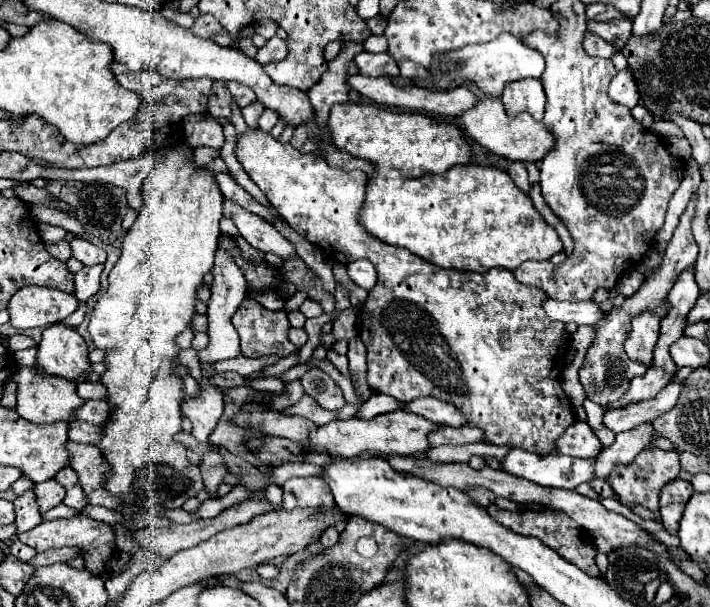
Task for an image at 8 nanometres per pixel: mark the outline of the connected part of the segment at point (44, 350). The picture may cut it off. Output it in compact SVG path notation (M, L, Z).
M56 322L44 330L36 364L48 374L74 380L90 370L88 344L76 328Z

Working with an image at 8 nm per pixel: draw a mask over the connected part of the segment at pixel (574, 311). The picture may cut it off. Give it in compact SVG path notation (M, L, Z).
M544 300L542 310L552 320L560 322L576 322L576 324L598 324L598 320L604 316L594 300L588 302L558 302L558 300Z

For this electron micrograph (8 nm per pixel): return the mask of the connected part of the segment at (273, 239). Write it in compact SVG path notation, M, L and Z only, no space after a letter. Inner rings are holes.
M224 200L224 216L232 218L240 236L252 246L262 252L276 252L278 256L294 254L294 246L264 218L244 210L232 200Z

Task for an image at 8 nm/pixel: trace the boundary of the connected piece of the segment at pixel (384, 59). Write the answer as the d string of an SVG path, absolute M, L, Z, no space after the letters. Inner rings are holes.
M360 52L354 56L354 62L364 76L400 76L396 60L392 60L388 54Z

